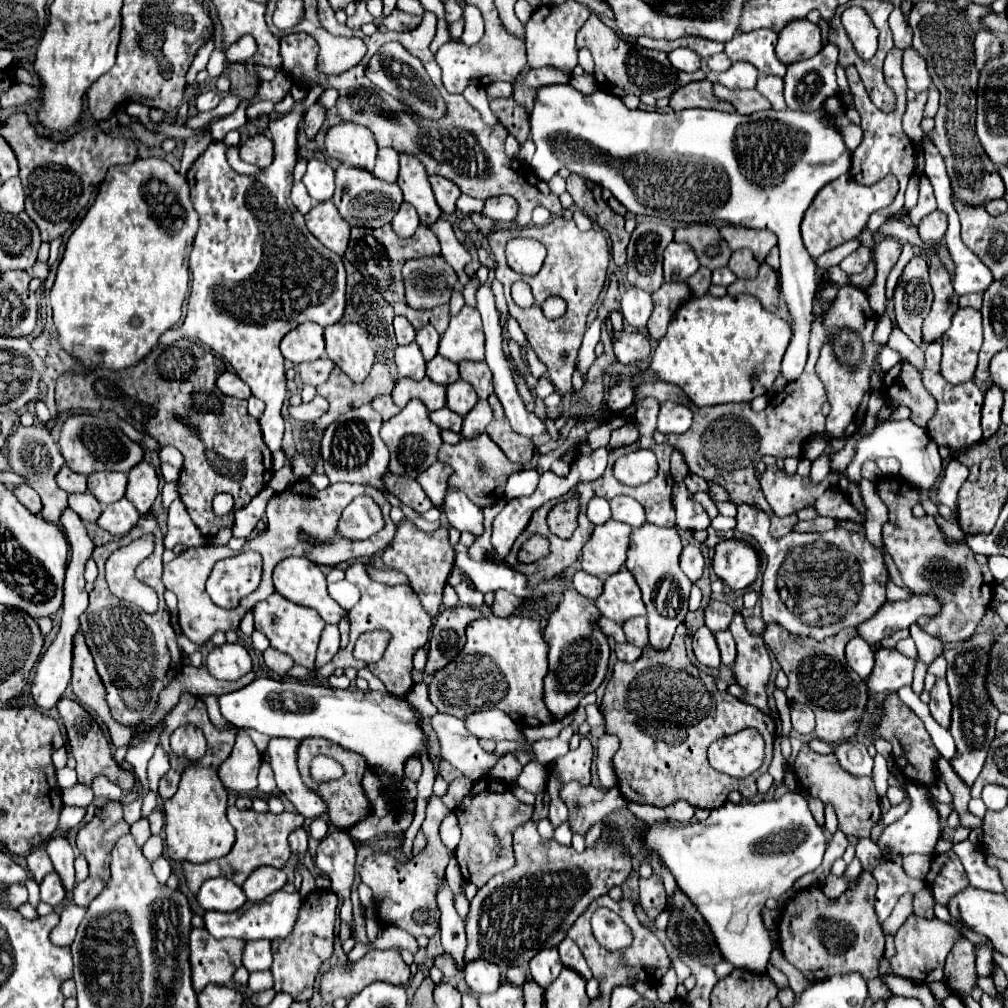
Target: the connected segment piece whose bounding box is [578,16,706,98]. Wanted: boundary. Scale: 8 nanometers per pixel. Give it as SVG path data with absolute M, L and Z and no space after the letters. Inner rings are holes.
M590 16L588 22L580 28L580 32L578 32L578 46L580 48L590 48L594 64L596 64L596 68L594 68L596 76L598 76L596 82L598 82L598 86L602 90L612 92L614 96L626 96L630 92L632 94L652 92L654 96L664 98L664 96L670 96L672 90L678 88L678 84L686 86L688 82L706 78L706 74L702 70L698 70L694 74L686 74L686 72L680 72L680 70L672 68L666 52L656 52L656 50L642 48L638 44L632 46L632 44L624 42L606 24L602 24L598 16ZM632 48L634 48L634 54L632 54Z

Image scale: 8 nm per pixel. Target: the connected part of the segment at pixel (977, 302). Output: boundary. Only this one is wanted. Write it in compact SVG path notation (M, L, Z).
M976 292L976 294L966 294L966 296L960 296L958 306L960 306L960 308L970 306L970 308L980 310L980 308L982 308L982 294L978 294L978 292Z

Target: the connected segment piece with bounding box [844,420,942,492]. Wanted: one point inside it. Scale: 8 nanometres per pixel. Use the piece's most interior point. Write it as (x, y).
(921, 464)

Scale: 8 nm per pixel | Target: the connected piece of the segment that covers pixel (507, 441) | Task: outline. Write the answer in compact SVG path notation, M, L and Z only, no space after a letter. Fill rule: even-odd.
M492 394L488 398L488 402L490 402L492 410L494 410L494 418L488 424L486 434L504 450L504 454L512 462L516 462L520 466L528 464L534 456L534 444L532 444L532 440L530 438L522 438L520 434L516 434L510 428L508 418L504 414L504 408L500 408L500 400L496 398L496 394Z

